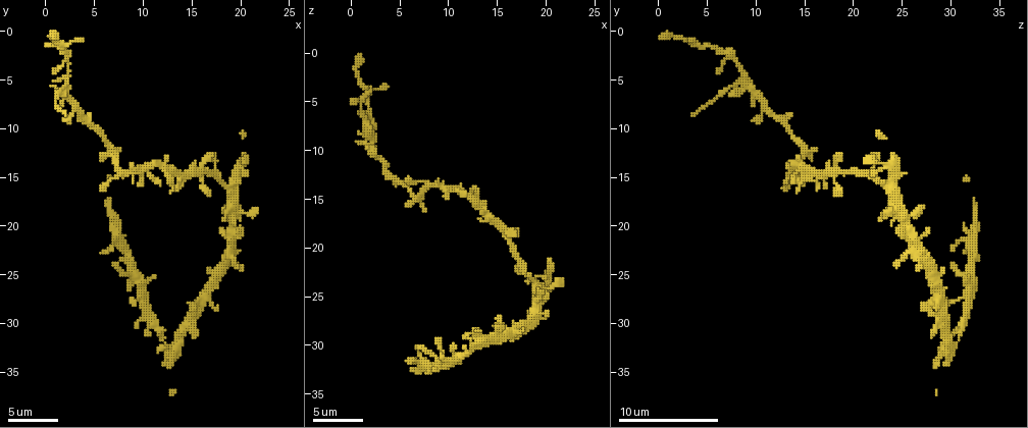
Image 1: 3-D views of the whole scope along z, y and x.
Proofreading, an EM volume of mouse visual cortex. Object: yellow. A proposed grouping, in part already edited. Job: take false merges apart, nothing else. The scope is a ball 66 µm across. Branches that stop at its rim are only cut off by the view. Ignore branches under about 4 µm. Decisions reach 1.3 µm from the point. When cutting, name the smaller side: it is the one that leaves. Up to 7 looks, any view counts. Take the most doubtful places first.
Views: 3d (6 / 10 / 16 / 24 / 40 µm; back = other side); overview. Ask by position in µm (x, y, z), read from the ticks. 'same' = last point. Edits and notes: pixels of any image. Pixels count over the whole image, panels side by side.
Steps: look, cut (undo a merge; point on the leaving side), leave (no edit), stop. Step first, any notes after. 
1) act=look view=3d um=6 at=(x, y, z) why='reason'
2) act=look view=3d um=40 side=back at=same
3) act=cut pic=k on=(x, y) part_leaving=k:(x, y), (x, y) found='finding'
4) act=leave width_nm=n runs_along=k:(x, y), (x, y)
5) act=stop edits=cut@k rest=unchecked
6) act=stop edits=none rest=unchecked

act=look view=3d um=10 at=(2.2, 5.4, 8.8) why='looks like a crossing'

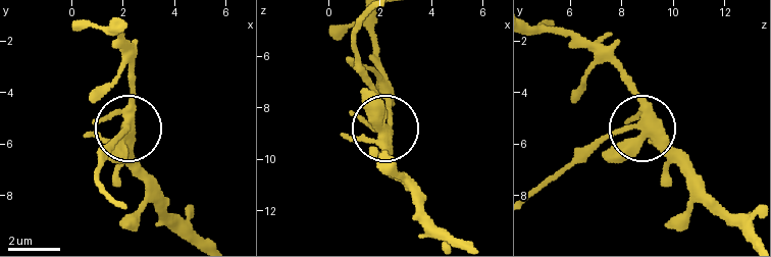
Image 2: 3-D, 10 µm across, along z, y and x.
act=cut pic=2 on=(599, 142) part_leaving=2:(627, 127), (597, 139), (531, 189) found='a second cell is stuck on'

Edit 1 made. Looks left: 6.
act=look view=overview

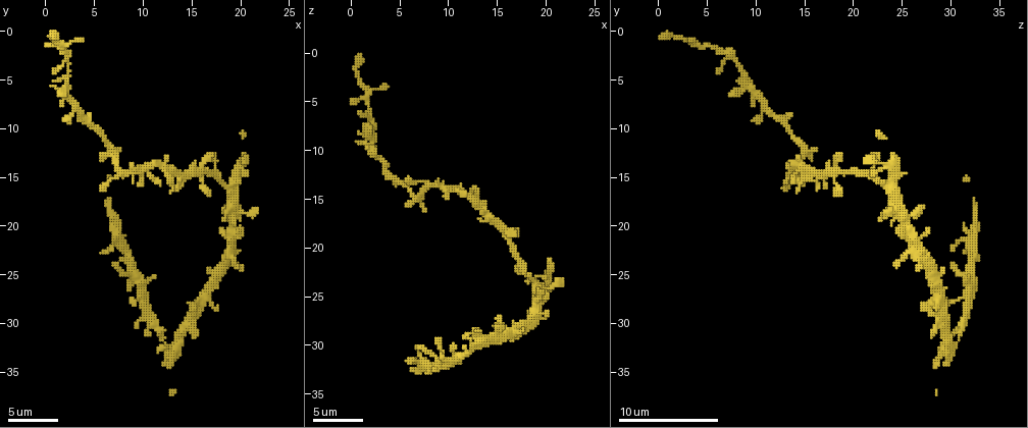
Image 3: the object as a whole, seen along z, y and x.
act=look view=3d um=6 at=(15.6, 15.2, 17.8) why='four or more arms meet'

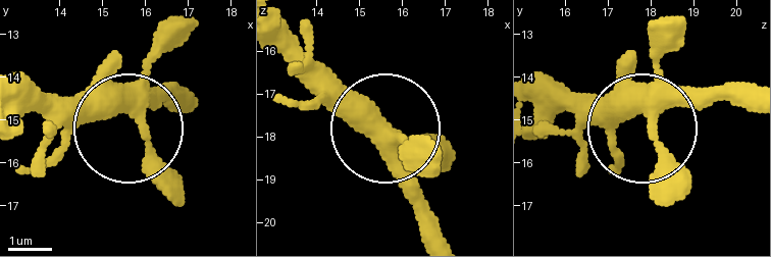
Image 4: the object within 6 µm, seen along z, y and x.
act=look view=3d um=6 side=back at=(15.90, 15.05, 18.10) why='from behind'

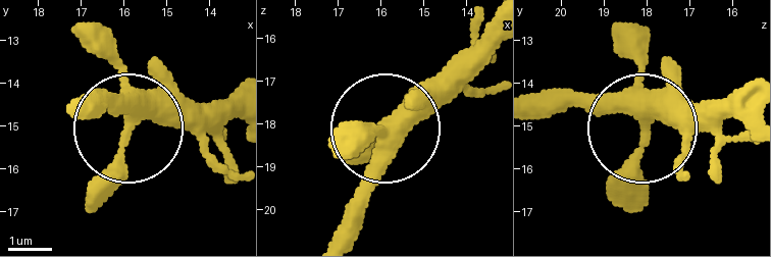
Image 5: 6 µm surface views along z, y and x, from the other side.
act=leave arms=4 found='all the same cell'

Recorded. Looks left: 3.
act=look view=3d um=10 at=(1.8, 1.6, 5.4) why='narrows sharply'

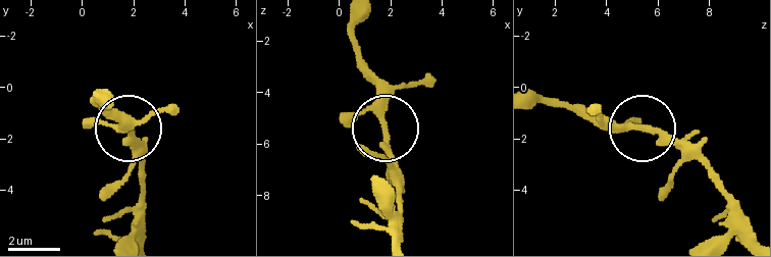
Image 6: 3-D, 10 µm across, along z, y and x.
act=leave found='continuous, no second cell'

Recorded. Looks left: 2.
act=stop edits=cut@2 rest=unchecked

